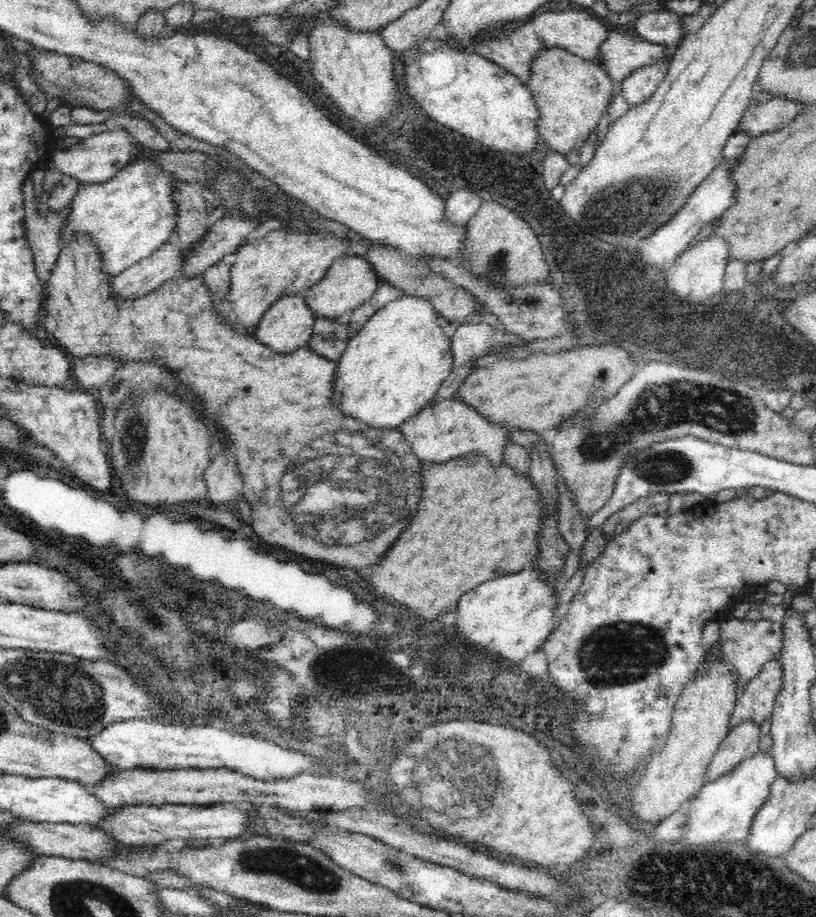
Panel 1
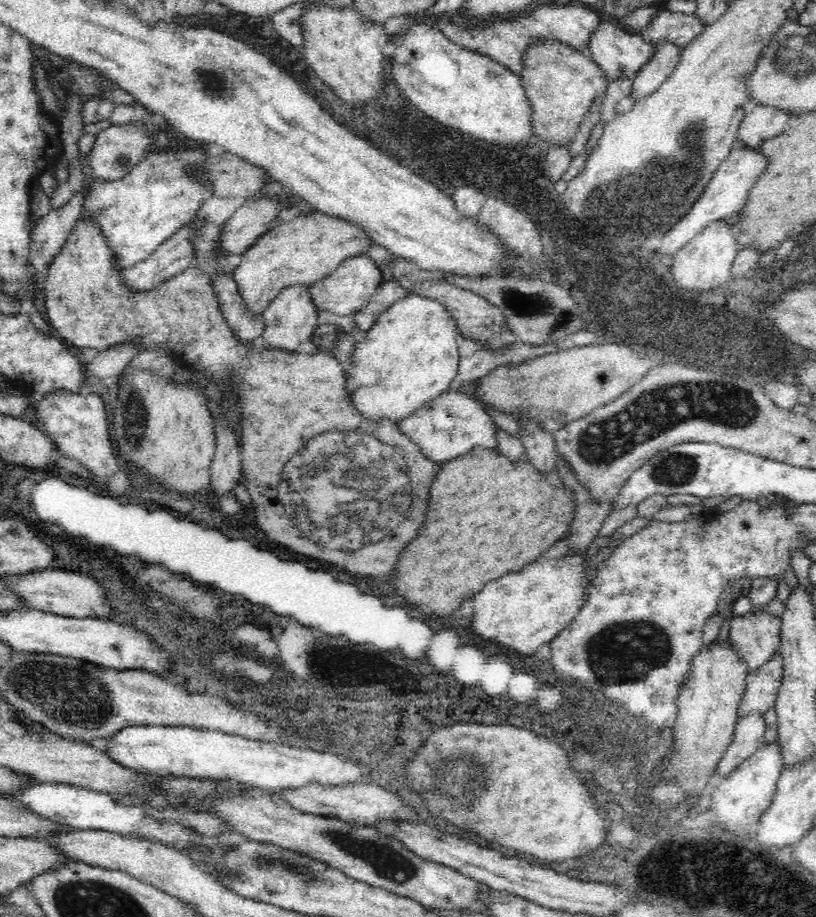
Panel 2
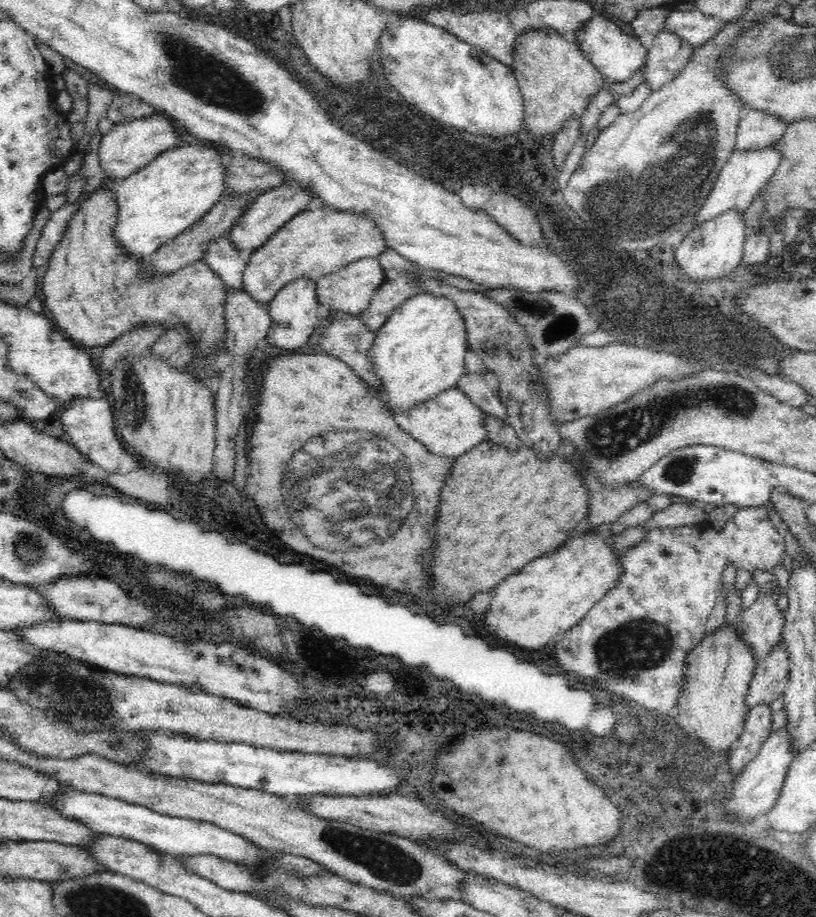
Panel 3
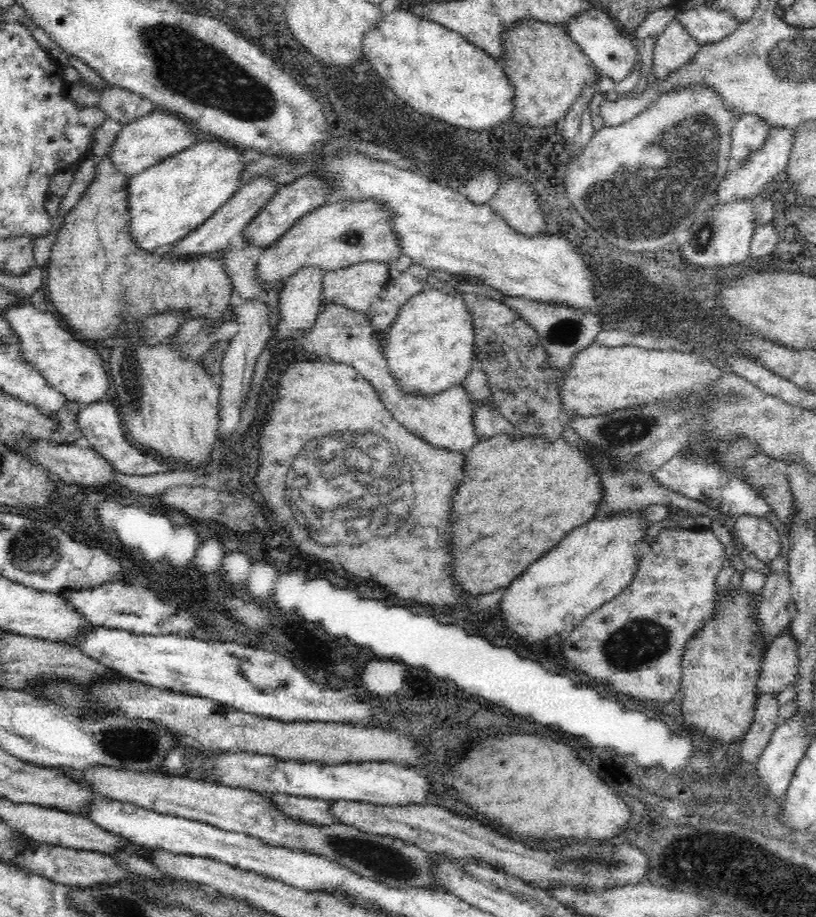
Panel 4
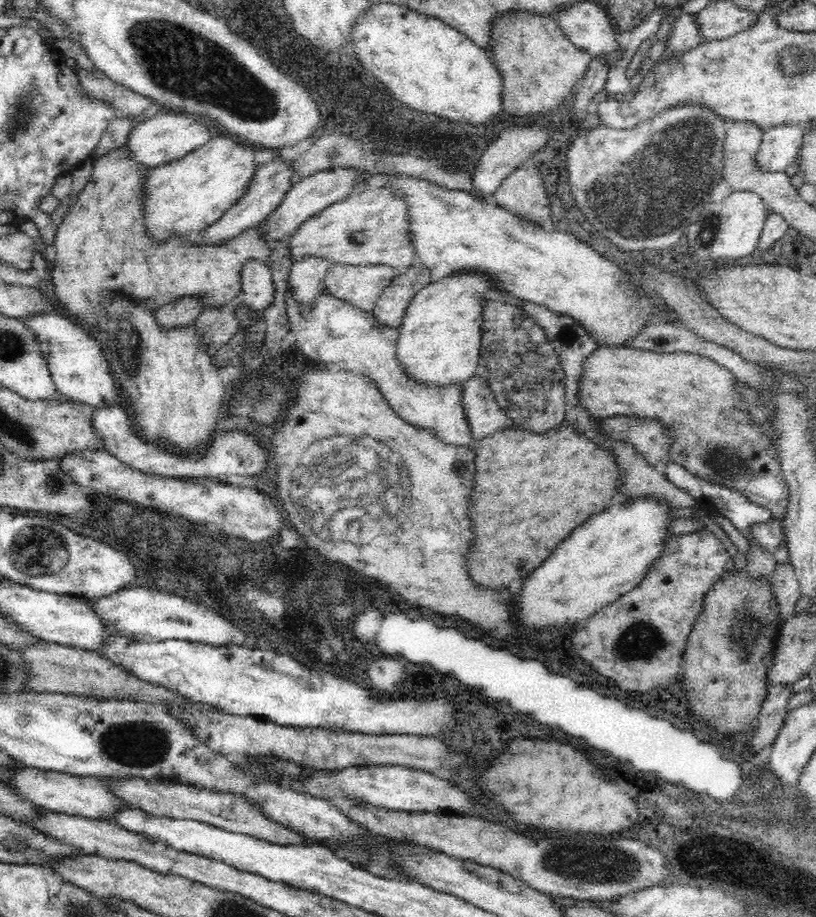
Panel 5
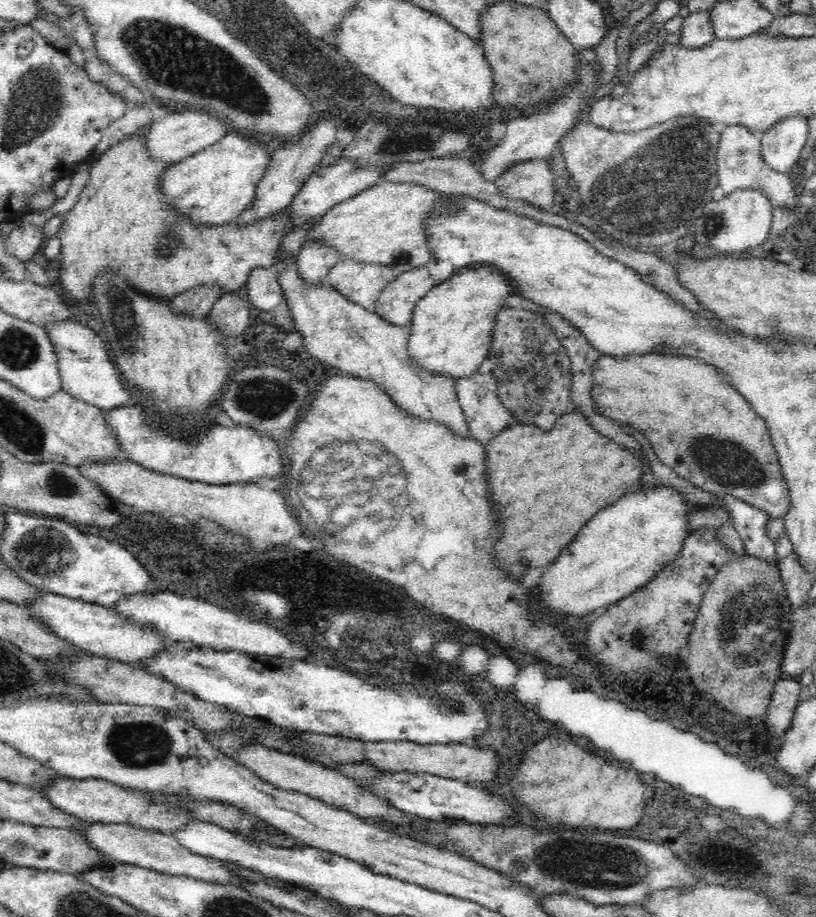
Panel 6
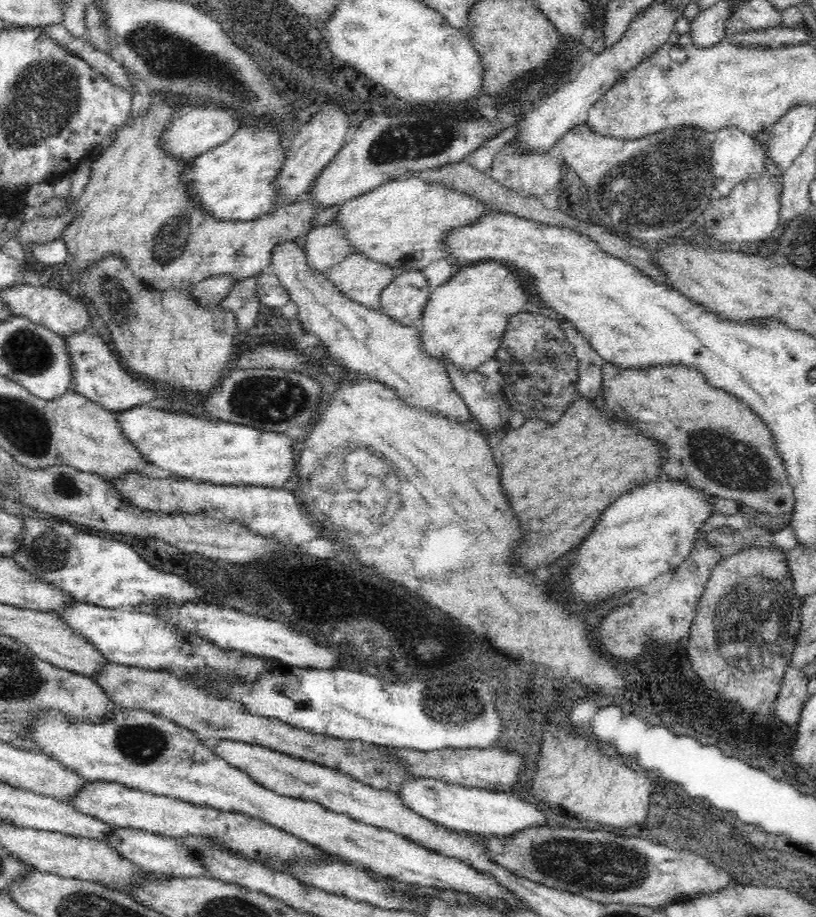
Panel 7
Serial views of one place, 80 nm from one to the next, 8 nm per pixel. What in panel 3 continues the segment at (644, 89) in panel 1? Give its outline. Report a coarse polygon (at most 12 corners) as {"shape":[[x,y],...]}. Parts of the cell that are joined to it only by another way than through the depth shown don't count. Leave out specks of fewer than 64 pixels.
{"shape":[[660,32],[649,49],[643,81],[653,93],[691,58],[693,47]]}

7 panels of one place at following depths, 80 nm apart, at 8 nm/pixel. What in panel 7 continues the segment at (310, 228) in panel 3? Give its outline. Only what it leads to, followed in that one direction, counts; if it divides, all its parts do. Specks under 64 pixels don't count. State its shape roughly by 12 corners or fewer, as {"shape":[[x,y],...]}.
{"shape":[[399,178],[338,205],[350,253],[398,276],[496,208]]}

